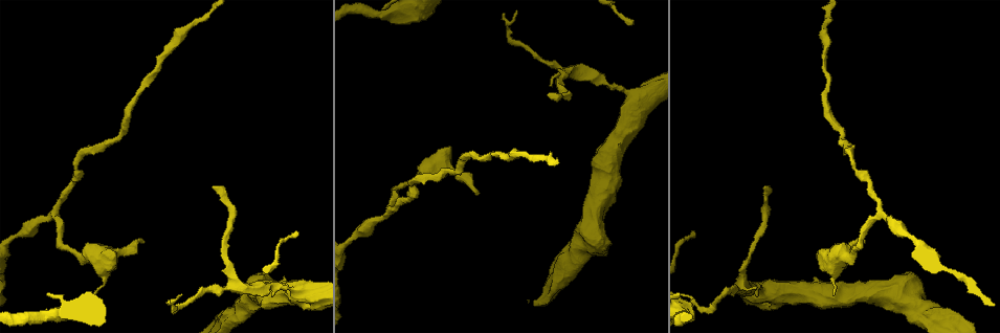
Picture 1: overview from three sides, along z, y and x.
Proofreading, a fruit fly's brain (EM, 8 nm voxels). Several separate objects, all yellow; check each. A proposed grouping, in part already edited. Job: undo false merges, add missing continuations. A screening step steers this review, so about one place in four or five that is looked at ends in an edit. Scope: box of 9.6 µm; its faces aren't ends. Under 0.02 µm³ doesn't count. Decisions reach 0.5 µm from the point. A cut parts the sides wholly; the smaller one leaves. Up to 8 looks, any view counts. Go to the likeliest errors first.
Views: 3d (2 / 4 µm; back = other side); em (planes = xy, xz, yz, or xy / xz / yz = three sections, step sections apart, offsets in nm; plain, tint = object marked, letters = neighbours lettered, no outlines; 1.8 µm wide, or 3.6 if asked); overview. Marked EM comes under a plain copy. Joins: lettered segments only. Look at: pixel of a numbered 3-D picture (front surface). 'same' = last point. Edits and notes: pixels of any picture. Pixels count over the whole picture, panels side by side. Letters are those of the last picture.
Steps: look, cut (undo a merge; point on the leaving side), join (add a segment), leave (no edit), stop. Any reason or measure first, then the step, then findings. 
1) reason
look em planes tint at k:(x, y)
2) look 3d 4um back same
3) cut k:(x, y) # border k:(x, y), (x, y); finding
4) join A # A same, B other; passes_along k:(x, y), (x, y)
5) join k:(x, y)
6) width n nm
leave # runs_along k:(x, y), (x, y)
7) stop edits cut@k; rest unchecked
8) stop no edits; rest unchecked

free end
look em planes letters at 1:(477, 193)

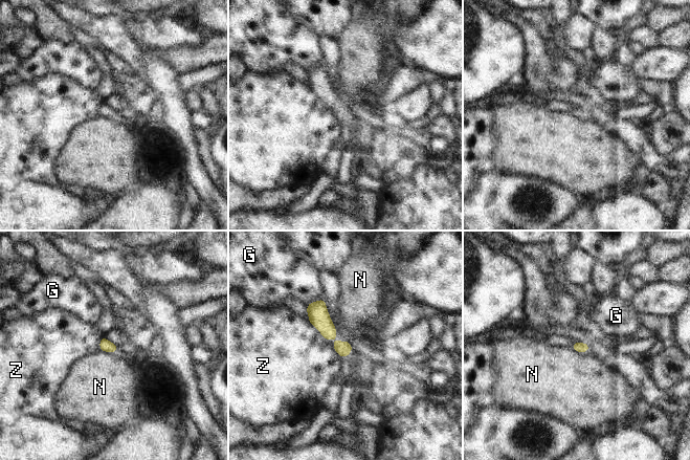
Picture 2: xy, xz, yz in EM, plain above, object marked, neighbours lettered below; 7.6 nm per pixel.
longest_contact N 220 nm
leave # G other, N other, Z other; runs_along 2:(310, 306), (343, 350), (343, 354); no lettered segment goes on from it

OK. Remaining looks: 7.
arms part here
look 3d 2um back at 1:(391, 209)

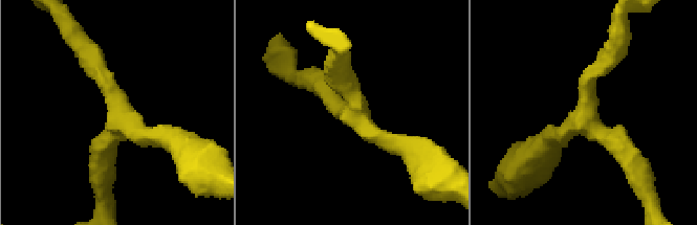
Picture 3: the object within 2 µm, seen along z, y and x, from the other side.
arms 3; arm_widths 180, 190, 260 nm; need the tissue
look em 3.6um planes tint at 3:(590, 124)

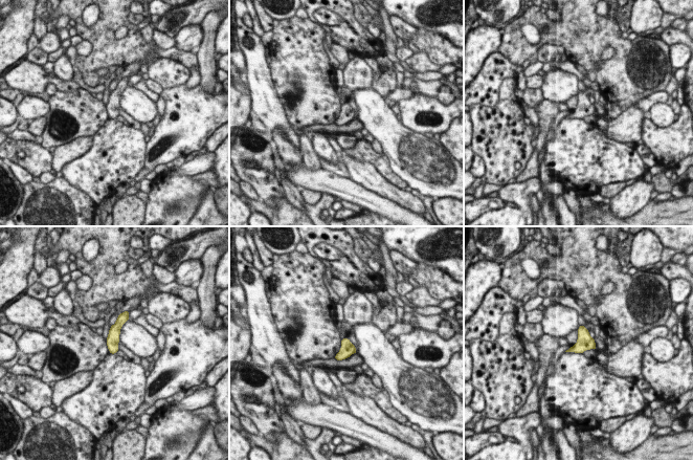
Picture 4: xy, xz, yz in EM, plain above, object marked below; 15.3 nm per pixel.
see the neighbours
look em 3.6um planes letters same

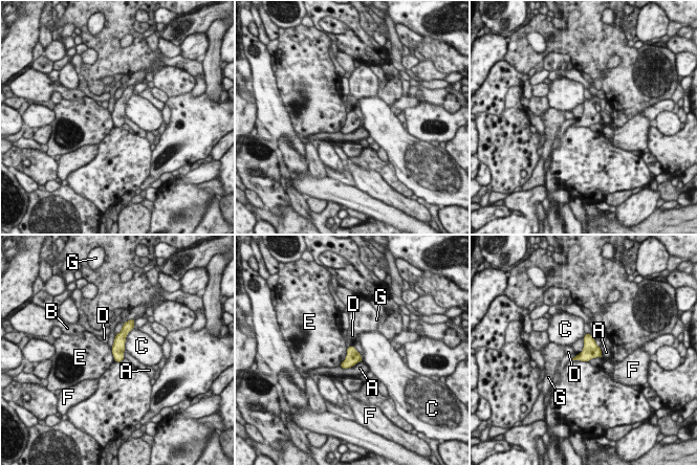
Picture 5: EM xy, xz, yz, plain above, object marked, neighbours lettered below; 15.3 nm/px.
width 190 nm
leave # A other, B other, C other, D other, E other, F other, G other; all the same cell

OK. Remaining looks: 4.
end of a long branch
look 3d 2um at 1:(766, 186)

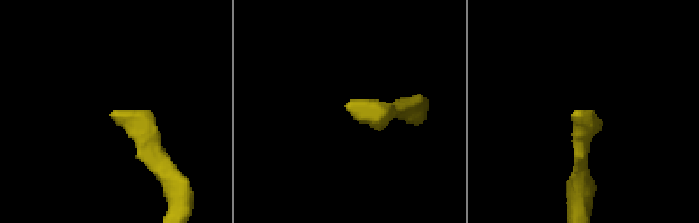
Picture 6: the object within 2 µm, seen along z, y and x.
look em planes letters at 6:(577, 113)

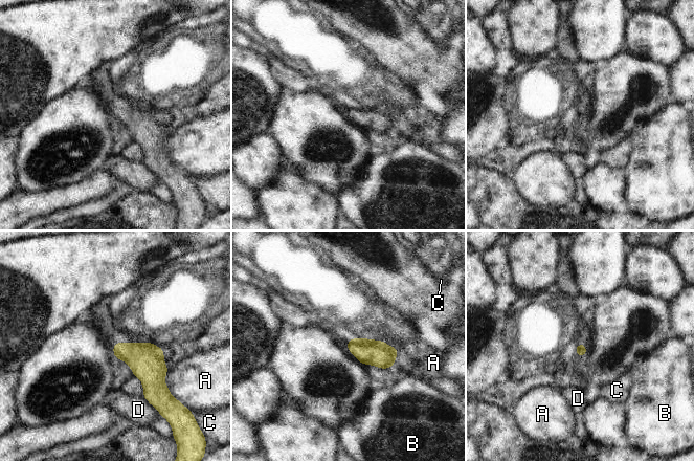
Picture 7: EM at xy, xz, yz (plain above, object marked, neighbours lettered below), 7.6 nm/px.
leave # A other, B other, C other, D other; border 7:(133, 374), (139, 379), (143, 395); no lettered segment goes on from it

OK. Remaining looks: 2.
stop no edits; rest unchecked

